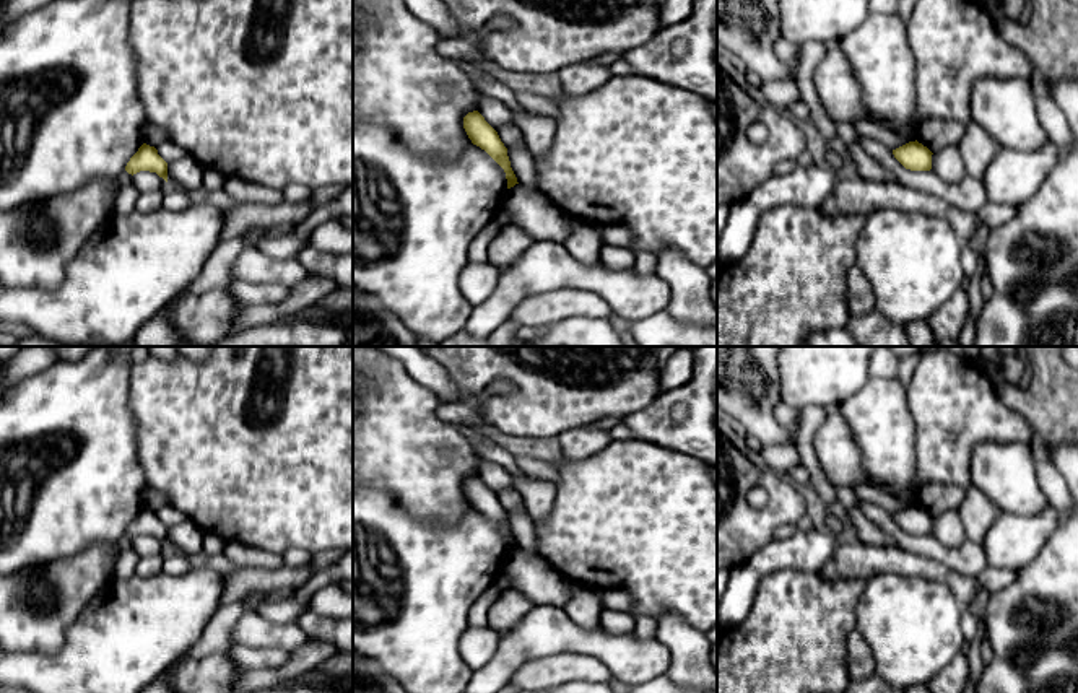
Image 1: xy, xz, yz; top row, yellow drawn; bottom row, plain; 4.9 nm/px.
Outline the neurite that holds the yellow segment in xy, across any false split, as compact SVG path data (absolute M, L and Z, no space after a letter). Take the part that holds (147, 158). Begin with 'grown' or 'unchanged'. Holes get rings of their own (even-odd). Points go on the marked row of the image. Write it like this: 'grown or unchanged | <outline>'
unchanged | M143 143L130 158L125 171L132 176L140 171L156 172L167 182L167 163L158 155L158 150L154 146L150 146L146 143Z

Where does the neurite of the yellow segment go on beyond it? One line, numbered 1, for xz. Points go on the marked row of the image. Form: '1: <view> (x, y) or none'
1: none

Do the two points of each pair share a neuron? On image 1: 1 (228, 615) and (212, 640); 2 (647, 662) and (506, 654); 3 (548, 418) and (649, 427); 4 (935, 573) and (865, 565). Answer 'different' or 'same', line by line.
1: same
2: same
3: different
4: same

